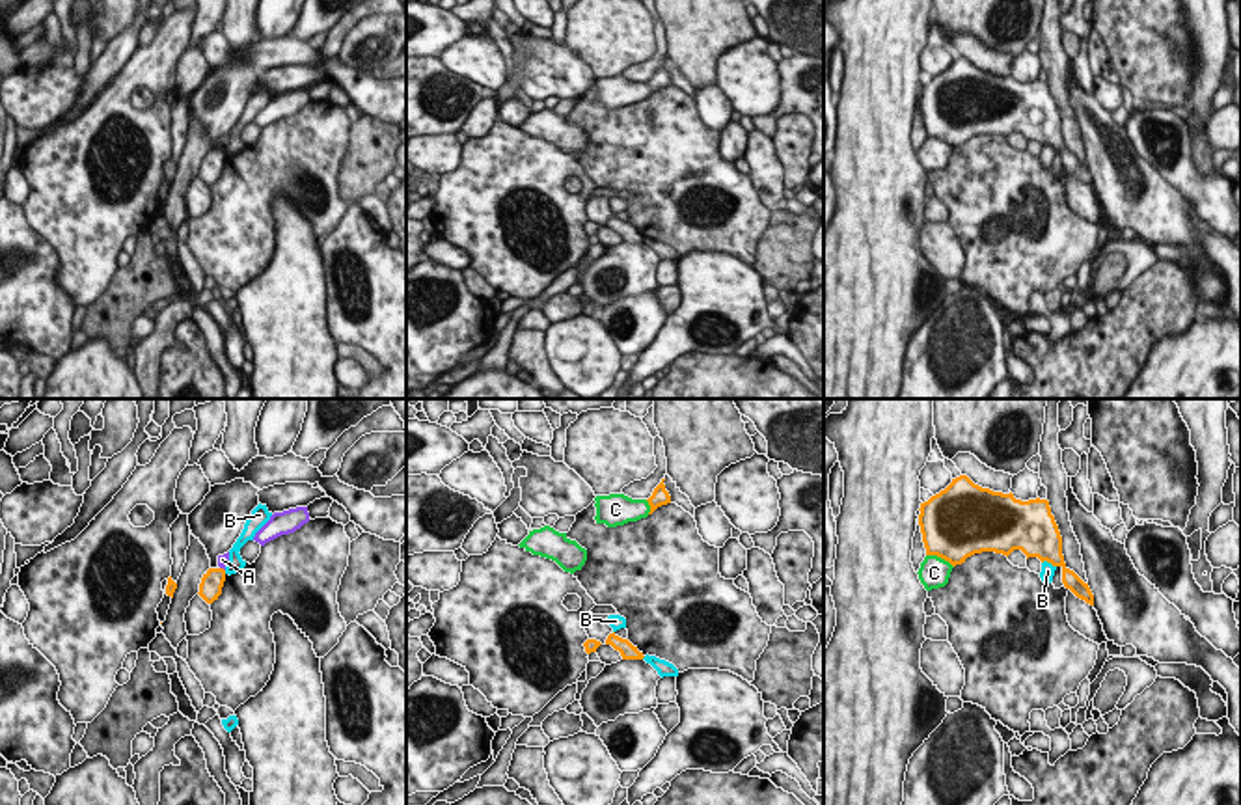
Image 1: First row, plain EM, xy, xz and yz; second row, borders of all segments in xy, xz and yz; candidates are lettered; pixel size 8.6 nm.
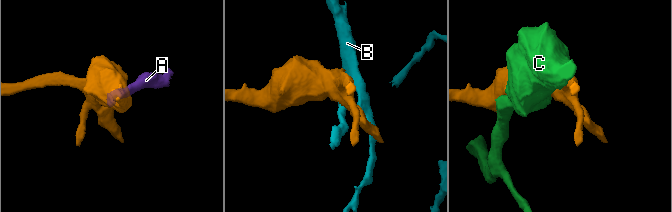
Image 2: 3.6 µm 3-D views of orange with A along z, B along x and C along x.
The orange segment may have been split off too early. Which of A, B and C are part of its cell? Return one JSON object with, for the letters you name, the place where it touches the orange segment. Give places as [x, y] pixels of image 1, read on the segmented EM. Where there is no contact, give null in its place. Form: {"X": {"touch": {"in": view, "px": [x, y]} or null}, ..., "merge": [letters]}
{"merge": []}

